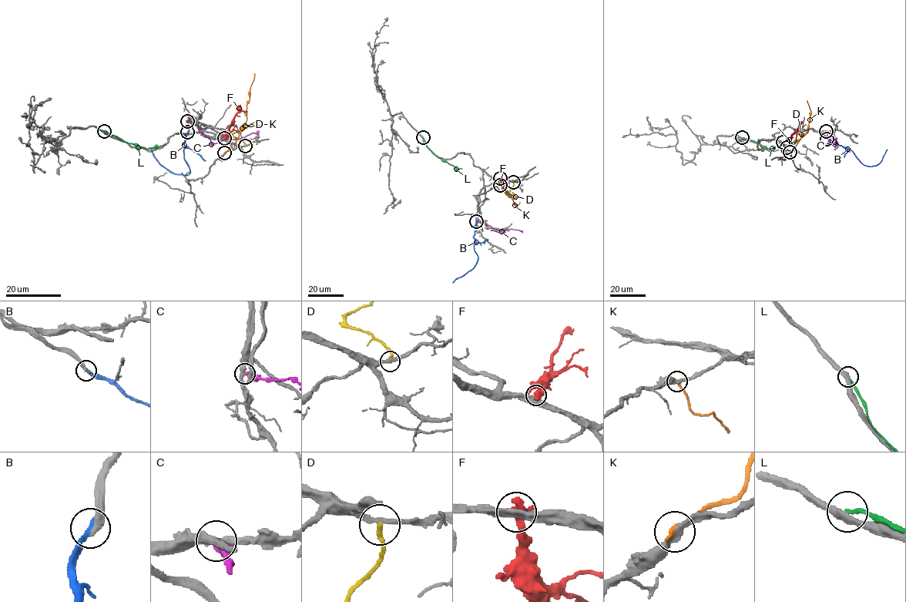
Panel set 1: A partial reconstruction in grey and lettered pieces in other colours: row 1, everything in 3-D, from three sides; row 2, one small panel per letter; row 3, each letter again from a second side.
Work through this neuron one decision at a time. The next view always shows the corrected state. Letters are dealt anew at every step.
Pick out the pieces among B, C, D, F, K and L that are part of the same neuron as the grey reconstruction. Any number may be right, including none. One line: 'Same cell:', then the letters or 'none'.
Same cell: B

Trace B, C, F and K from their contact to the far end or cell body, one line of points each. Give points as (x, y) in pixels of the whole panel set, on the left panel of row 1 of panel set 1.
B: (187, 132), (183, 142), (185, 146), (184, 158), (189, 168), (187, 175), (175, 174), (163, 167), (150, 149)
C: (187, 121), (196, 125), (212, 142), (243, 138), (259, 130)
F: (224, 138), (233, 116), (241, 111), (246, 111)
K: (225, 153), (232, 149), (246, 122), (246, 101), (253, 73)

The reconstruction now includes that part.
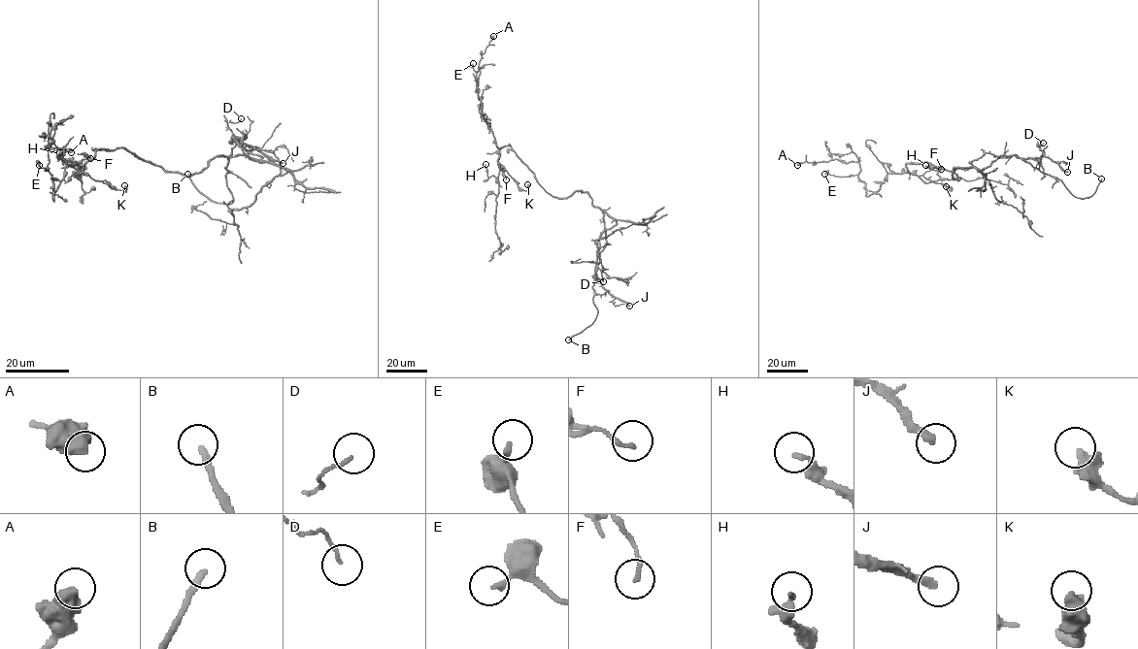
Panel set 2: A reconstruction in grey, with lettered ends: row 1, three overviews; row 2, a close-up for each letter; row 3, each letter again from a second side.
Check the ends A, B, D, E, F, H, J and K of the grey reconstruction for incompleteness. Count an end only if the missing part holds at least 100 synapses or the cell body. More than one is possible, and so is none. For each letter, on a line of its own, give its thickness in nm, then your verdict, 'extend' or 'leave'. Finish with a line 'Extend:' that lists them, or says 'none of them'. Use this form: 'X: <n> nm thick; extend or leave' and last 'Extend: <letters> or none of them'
A: 650 nm thick; leave
B: 240 nm thick; leave
D: 110 nm thick; leave
E: 170 nm thick; leave
F: 140 nm thick; leave
H: 190 nm thick; leave
J: 240 nm thick; leave
K: 500 nm thick; leave
Extend: none of them

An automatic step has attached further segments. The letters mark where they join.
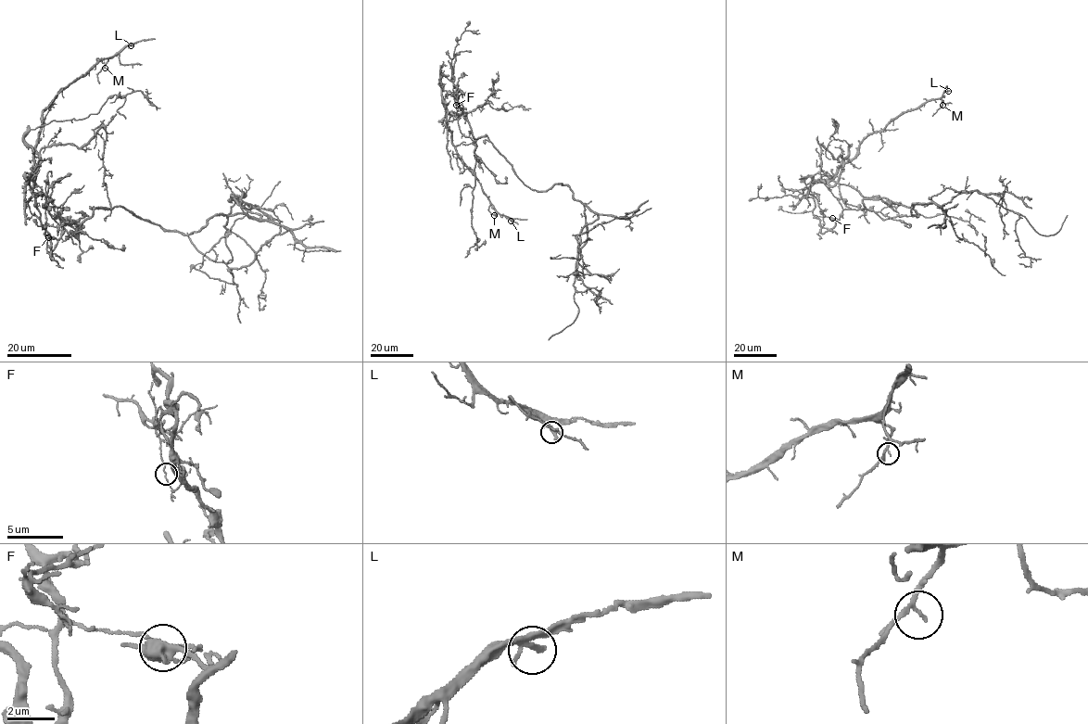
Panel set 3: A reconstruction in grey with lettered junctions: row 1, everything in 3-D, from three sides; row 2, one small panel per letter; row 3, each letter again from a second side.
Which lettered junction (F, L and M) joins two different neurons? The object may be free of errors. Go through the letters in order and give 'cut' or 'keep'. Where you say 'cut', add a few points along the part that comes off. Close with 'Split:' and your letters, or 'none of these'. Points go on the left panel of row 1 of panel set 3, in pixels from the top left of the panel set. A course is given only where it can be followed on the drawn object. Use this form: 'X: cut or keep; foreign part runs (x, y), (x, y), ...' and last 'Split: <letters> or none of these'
F: cut; foreign part runs (48, 237), (24, 199), (24, 187), (35, 180), (42, 113), (59, 92), (98, 60), (128, 45), (155, 39)
L: keep
M: keep
Split: F

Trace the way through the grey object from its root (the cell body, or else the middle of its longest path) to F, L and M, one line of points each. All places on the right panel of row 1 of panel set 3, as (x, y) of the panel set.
F: (864, 198), (863, 204), (866, 209), (843, 209), (837, 220), (832, 218)
L: (864, 198), (866, 209), (843, 209), (836, 220), (824, 215), (809, 189), (836, 182), (868, 135), (948, 91)
M: (864, 198), (866, 209), (836, 220), (809, 189), (836, 182), (859, 144), (903, 113), (942, 105)

